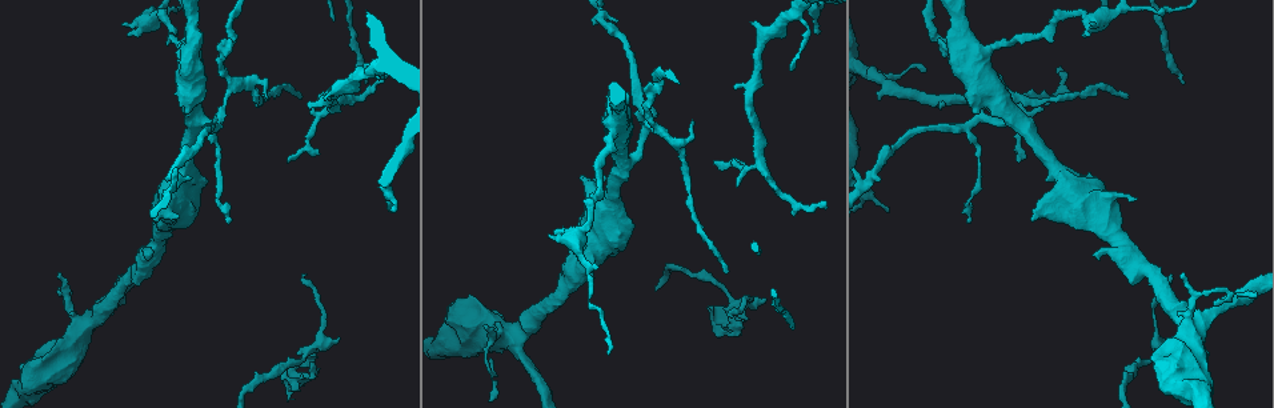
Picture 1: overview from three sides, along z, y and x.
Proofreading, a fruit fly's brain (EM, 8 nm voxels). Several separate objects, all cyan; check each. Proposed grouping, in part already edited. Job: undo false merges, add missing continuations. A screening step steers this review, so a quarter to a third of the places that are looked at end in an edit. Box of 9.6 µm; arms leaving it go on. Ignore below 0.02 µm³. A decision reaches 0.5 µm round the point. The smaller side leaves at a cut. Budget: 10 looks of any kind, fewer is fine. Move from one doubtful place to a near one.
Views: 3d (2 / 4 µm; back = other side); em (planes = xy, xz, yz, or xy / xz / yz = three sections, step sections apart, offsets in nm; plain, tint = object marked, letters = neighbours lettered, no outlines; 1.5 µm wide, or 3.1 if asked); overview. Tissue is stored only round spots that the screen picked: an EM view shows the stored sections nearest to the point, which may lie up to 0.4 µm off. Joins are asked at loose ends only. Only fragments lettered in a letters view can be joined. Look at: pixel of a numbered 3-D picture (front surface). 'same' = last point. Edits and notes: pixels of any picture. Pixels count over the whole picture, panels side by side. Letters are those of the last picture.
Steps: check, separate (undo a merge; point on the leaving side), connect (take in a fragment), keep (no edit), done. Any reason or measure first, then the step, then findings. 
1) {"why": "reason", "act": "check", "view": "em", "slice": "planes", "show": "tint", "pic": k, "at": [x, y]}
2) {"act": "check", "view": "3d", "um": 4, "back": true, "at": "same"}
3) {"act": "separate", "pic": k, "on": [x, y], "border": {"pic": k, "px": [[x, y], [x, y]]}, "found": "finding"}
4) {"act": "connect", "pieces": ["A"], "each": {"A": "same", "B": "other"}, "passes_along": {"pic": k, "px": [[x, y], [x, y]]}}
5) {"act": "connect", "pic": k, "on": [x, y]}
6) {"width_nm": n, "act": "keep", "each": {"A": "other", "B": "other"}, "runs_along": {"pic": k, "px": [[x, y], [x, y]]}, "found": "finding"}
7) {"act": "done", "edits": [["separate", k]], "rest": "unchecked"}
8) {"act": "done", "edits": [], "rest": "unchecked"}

{"why": "three arms meet", "act": "check", "view": "3d", "um": 2, "pic": 1, "at": [661, 130]}

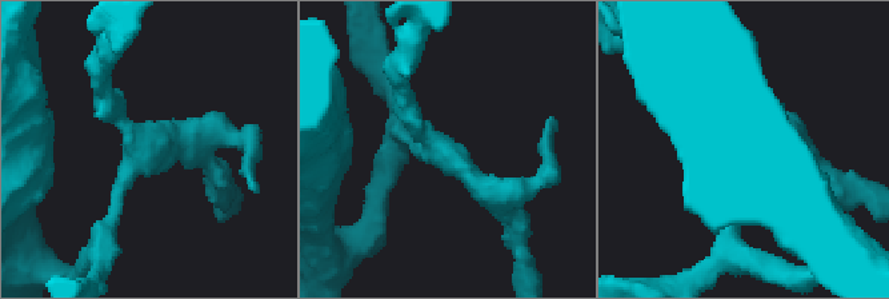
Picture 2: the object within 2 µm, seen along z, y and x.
{"act": "check", "view": "em", "slice": "planes", "show": "letters", "pic": 2, "at": [136, 137]}

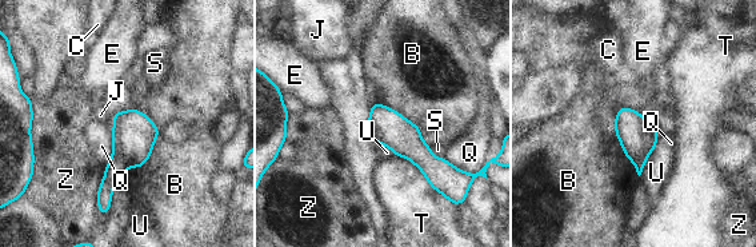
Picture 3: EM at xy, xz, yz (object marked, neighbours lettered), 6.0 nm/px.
{"act": "separate", "pic": 3, "on": [136, 132], "each": {"B": "other", "C": "other", "E": "other", "J": "other", "Q": "other", "S": "other", "T": "other", "U": "other", "Z": "other"}, "found": "two neurons meet here"}

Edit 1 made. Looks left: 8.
{"act": "check", "view": "em", "slice": "yz", "step": 4, "show": "letters", "pic": 1, "at": [485, 329]}

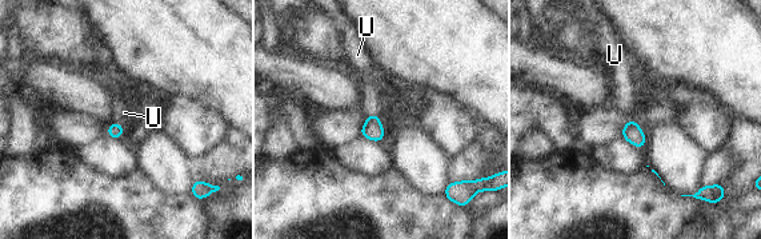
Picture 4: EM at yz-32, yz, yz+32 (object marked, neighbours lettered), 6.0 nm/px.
{"longest_contact_nm": ["U", 70], "act": "connect", "pieces": ["U"], "each": {"U": "same"}, "passes_along": {"pic": 4, "px": [[372, 128], [373, 114], [365, 84]]}, "found": "it goes on there"}

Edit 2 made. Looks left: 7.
{"why": "sharp bend", "act": "check", "view": "3d", "um": 4, "pic": 1, "at": [1118, 15]}

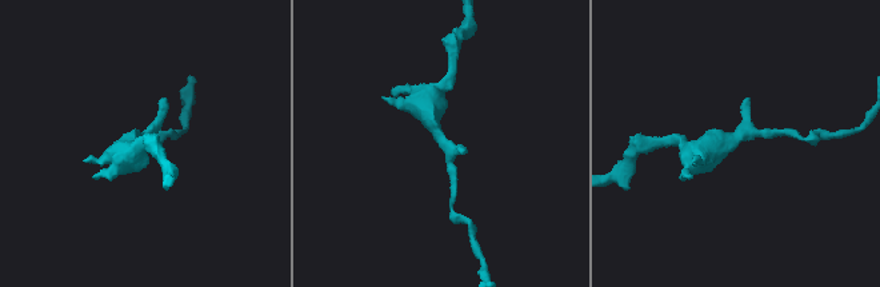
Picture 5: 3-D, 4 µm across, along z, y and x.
{"why": "need the tissue", "act": "check", "view": "em", "slice": "xy", "step": 8, "show": "tint", "pic": 5, "at": [740, 138]}

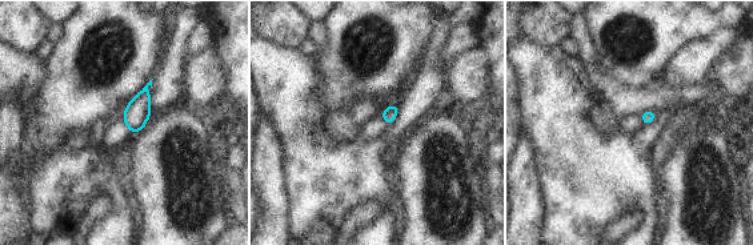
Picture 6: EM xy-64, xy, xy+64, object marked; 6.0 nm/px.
{"why": "cut it another way", "act": "check", "view": "em", "slice": "planes", "show": "letters", "at": "same"}

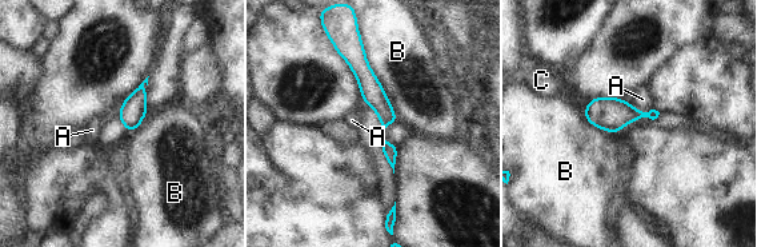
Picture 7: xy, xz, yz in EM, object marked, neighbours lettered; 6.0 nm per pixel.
{"act": "keep", "each": {"A": "other", "B": "other", "C": "other"}, "runs_along": {"pic": 7, "px": [[345, 19], [347, 43], [387, 122]]}, "found": "continuous, no second neuron"}

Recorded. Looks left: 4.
{"why": "three-way junction", "act": "check", "view": "em", "slice": "xy", "step": 8, "show": "tint", "pic": 1, "at": [759, 163]}

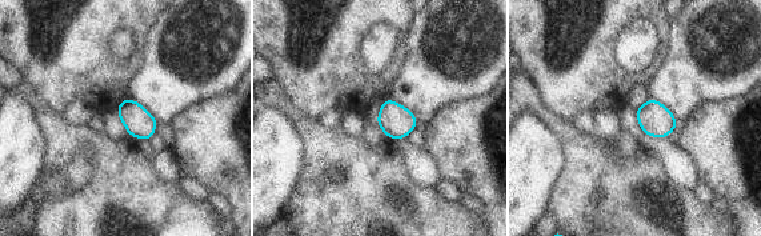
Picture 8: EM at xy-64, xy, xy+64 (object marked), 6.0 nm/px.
{"act": "check", "view": "em", "slice": "planes", "show": "letters", "at": "same"}

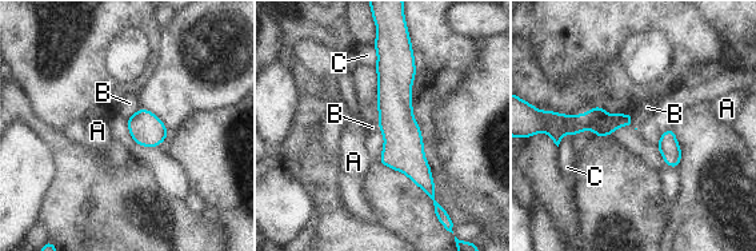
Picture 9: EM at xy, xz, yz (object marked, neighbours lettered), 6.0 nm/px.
{"act": "keep", "each": {"A": "other", "B": "other", "C": "other"}, "runs_along": {"pic": 9, "px": [[390, 66], [403, 151], [439, 212]]}, "found": "one neuron here"}

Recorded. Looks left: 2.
{"act": "done", "edits": [["separate", 3], ["connect", 4]], "rest": "unchecked"}

